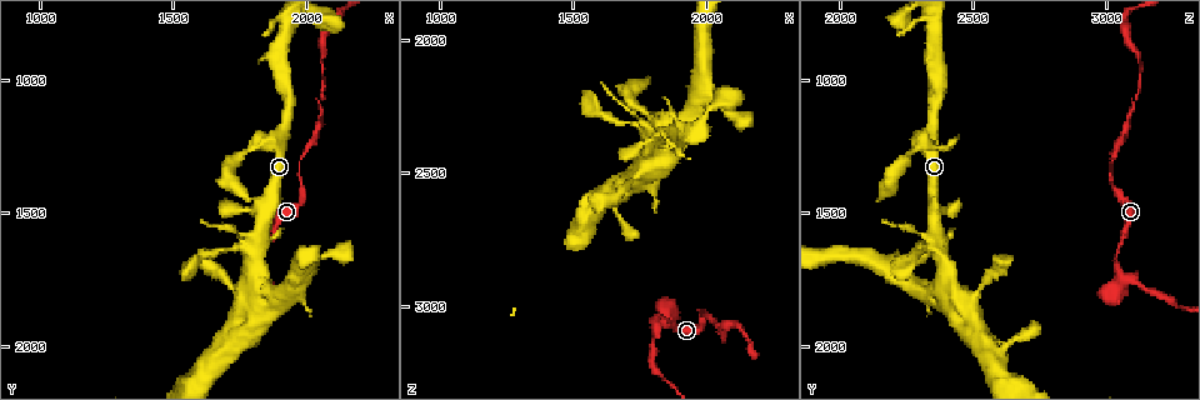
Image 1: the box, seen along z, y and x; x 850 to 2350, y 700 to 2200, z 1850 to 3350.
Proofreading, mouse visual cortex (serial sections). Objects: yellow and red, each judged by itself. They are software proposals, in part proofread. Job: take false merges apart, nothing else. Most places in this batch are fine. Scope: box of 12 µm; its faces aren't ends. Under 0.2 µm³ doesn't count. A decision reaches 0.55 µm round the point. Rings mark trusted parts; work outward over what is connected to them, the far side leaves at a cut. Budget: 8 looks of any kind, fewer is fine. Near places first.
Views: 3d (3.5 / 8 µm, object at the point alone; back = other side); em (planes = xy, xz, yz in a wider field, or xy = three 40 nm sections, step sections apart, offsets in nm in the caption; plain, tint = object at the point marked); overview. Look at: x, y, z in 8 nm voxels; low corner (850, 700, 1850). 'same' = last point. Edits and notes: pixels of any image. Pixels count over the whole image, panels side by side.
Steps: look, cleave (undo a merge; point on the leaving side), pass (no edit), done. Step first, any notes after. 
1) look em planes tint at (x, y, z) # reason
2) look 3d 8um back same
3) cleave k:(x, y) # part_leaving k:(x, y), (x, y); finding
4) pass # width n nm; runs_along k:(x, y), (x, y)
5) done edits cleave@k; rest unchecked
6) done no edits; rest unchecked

look 3d 8um at (1800, 1740, 3070) # branch point

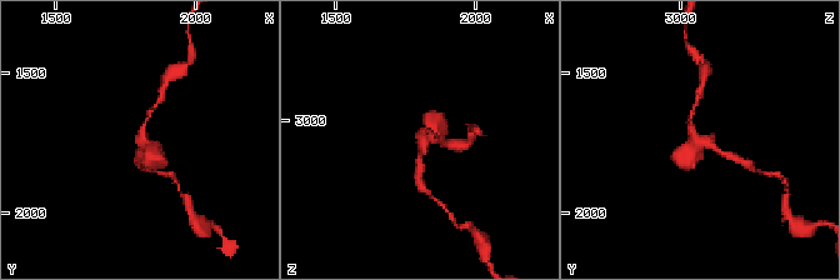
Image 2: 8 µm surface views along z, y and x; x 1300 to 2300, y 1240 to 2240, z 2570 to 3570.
look em xy step 3 tint at (1810, 1740, 3070)

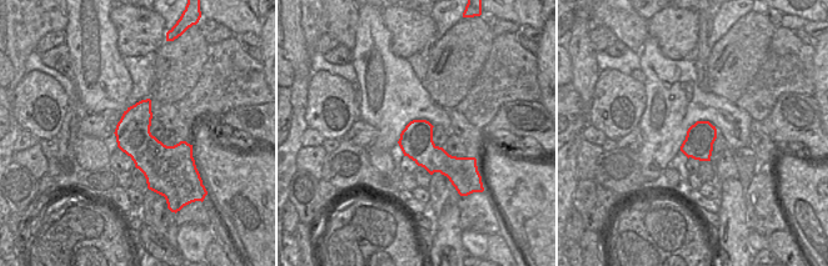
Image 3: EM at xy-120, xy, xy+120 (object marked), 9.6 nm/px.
pass # runs_along 2:(153, 108), (141, 140), (164, 164); one cell here

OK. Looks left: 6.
look em planes tint at (1780, 1800, 2420) # sharp bend

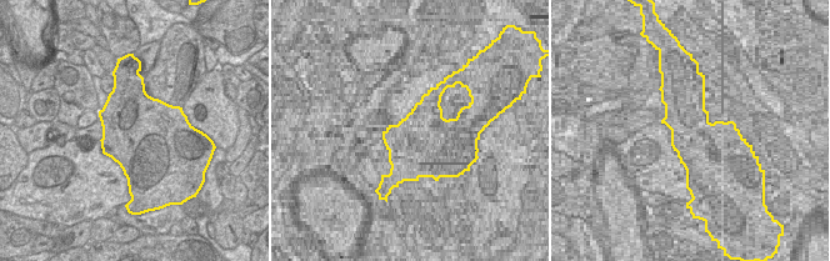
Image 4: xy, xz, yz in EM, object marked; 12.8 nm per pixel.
look 3d 3.5um same # wider look

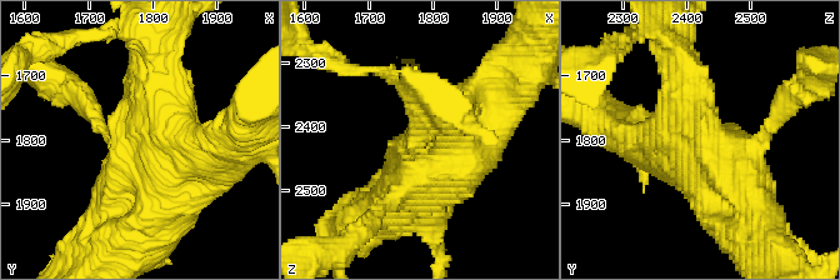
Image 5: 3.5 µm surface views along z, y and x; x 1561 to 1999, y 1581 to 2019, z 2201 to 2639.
pass # runs_along 5:(681, 98), (726, 205), (753, 236); all the same cell

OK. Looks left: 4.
look em xy step 1 tint at (1980, 1700, 2190) # a fork

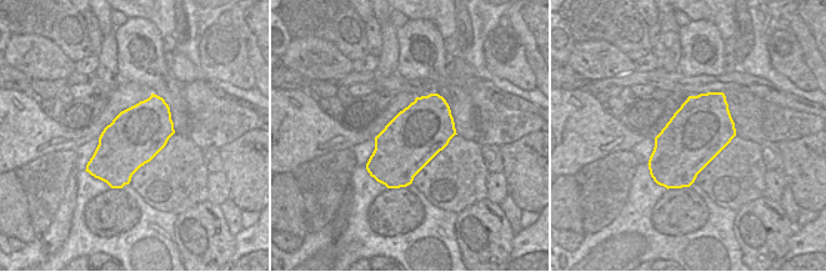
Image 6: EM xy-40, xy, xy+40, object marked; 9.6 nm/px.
look 3d 3.5um back same # see where the arms go

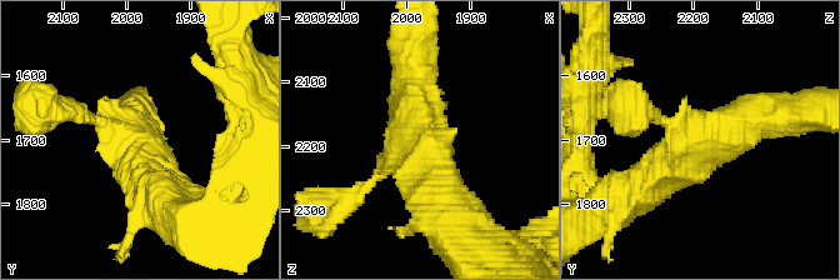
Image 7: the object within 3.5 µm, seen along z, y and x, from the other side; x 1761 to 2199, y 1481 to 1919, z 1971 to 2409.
pass # one cell here

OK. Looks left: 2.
done no edits; rest unchecked

